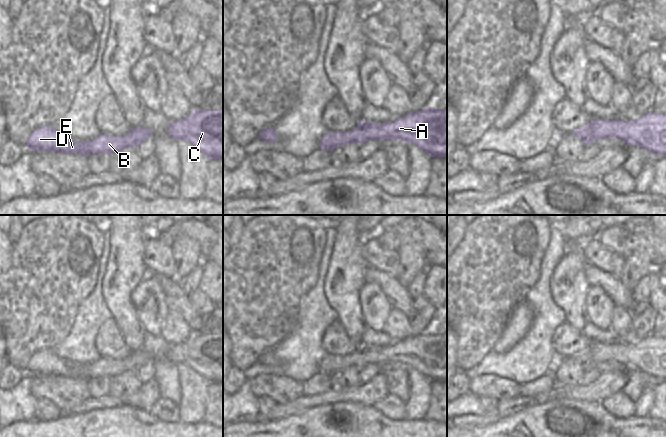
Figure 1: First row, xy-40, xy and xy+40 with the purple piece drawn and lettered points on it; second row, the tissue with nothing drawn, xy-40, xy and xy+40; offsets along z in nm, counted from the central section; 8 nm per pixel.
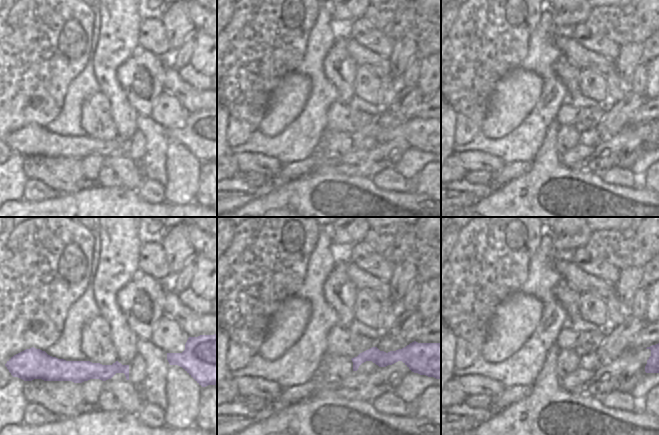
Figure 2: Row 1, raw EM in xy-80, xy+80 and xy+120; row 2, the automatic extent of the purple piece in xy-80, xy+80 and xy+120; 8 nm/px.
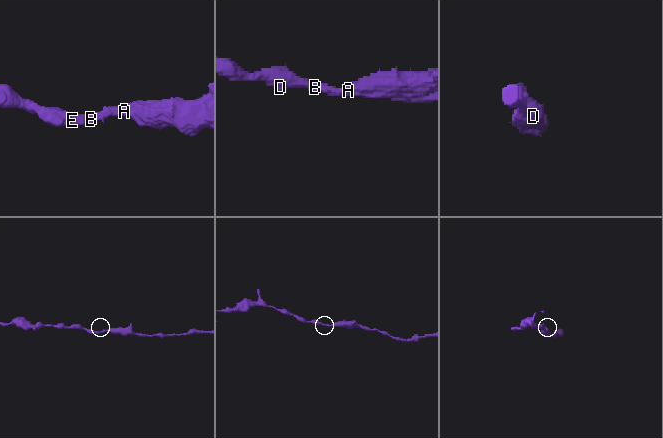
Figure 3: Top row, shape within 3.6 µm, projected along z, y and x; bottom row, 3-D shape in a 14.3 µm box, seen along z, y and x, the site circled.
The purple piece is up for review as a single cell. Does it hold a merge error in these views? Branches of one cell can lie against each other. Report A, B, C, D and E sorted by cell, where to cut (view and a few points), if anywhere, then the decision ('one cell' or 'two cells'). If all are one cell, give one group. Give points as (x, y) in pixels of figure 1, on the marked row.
A B C D E; no cut; one cell

